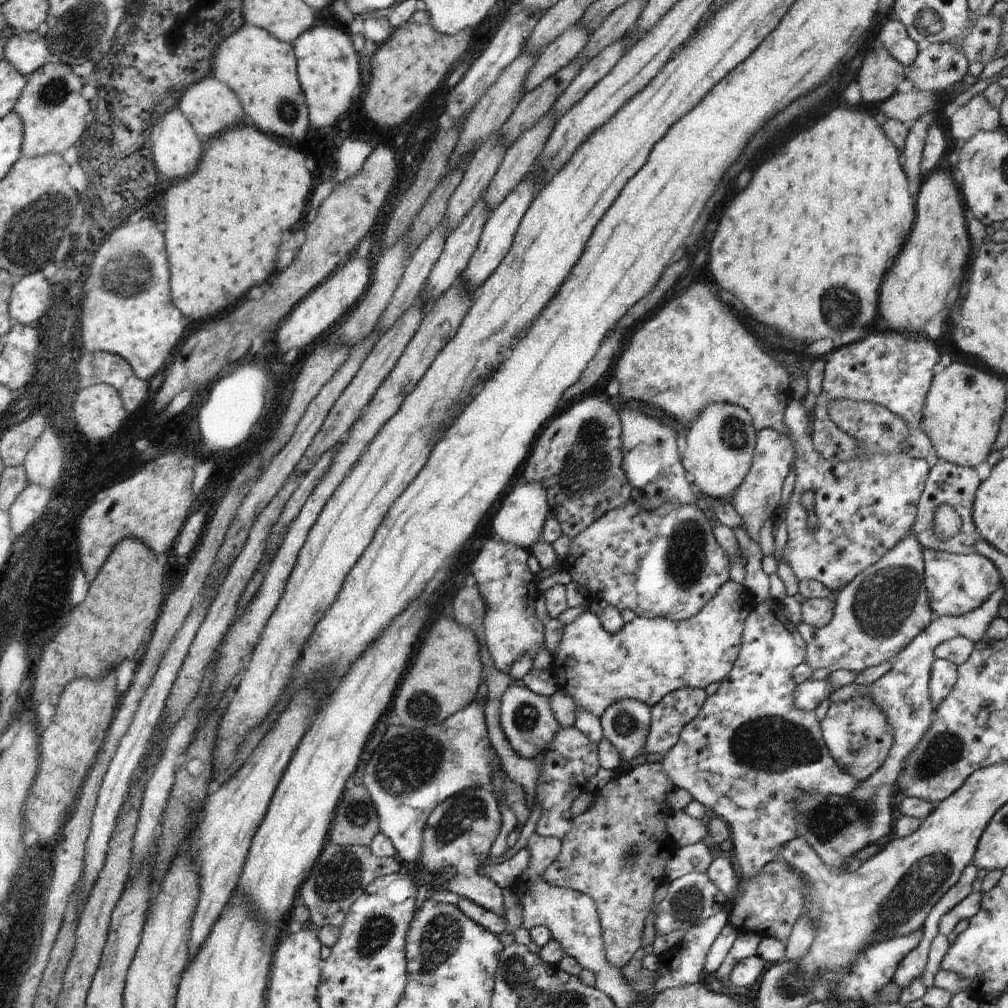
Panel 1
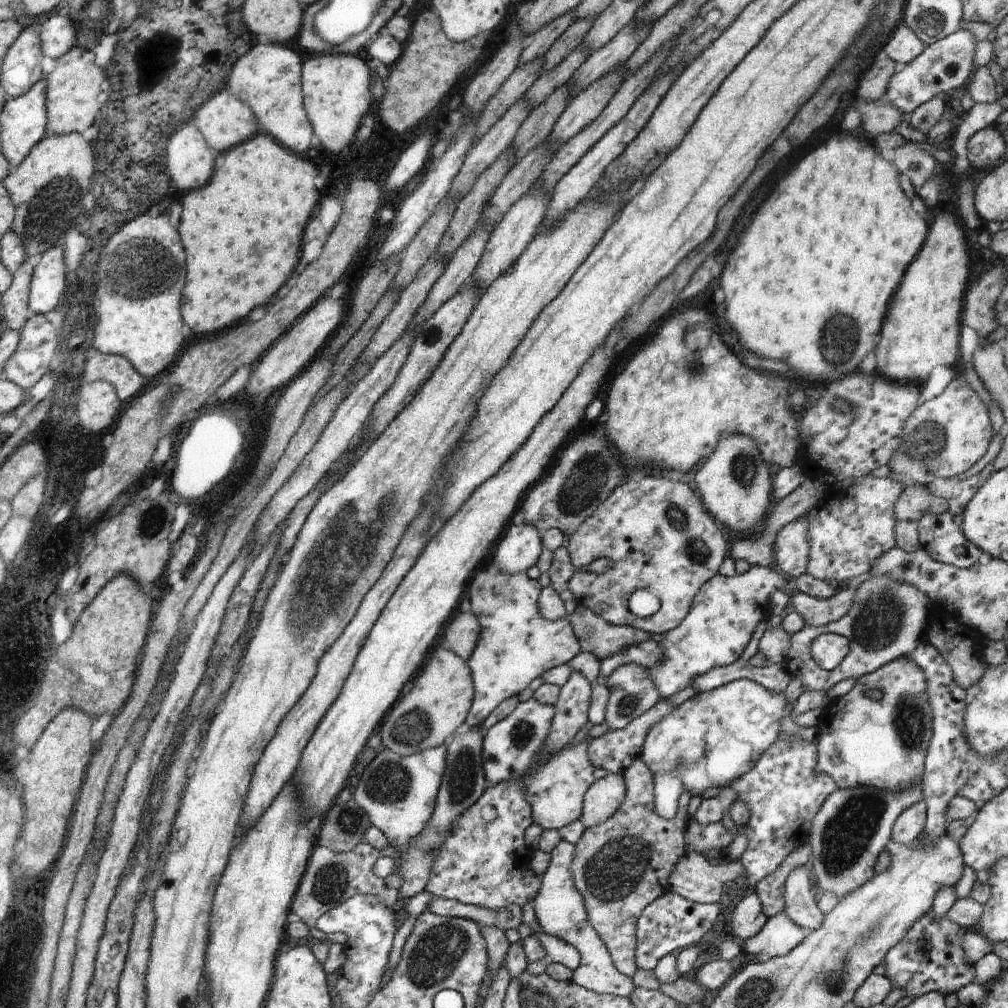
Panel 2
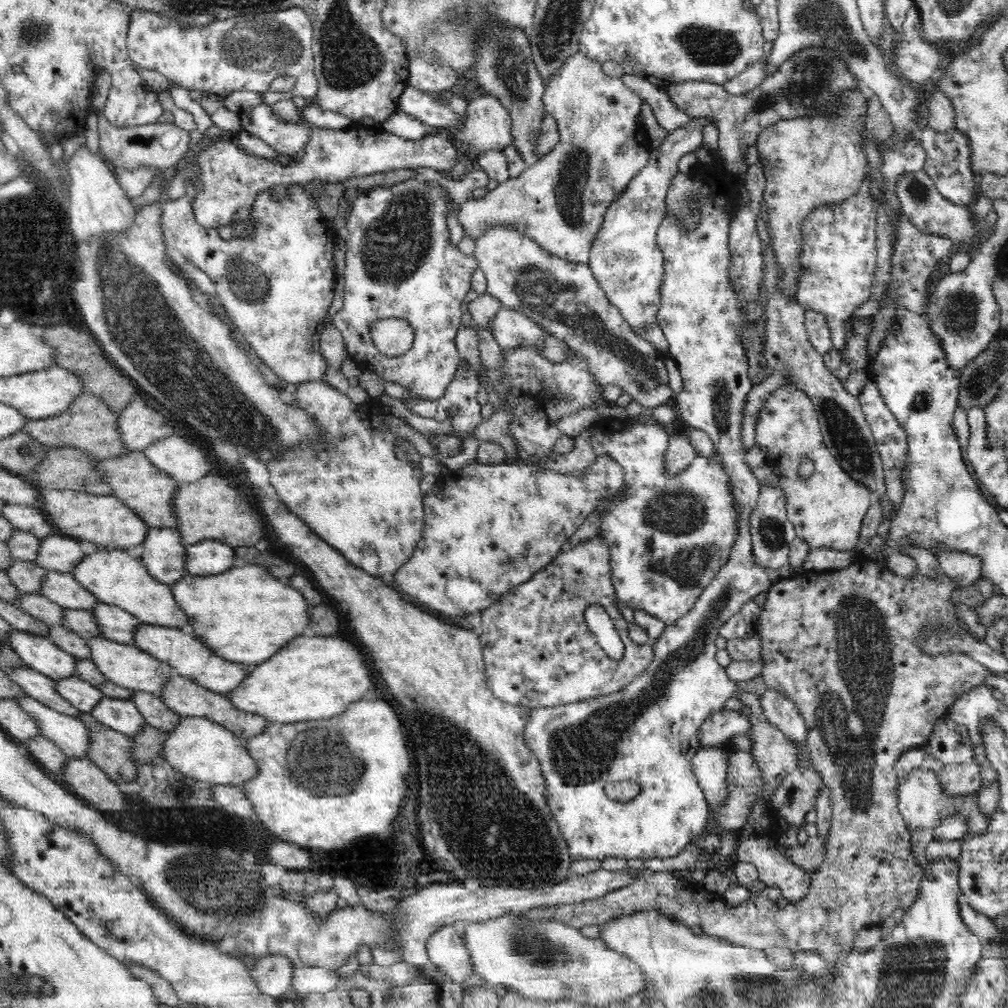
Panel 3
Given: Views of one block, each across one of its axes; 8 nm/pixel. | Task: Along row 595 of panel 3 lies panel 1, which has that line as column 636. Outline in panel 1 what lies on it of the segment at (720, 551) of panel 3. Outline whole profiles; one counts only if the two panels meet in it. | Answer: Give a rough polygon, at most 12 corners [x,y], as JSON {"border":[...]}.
{"border":[[730,580],[689,620],[564,626],[576,712],[722,683],[755,602]]}

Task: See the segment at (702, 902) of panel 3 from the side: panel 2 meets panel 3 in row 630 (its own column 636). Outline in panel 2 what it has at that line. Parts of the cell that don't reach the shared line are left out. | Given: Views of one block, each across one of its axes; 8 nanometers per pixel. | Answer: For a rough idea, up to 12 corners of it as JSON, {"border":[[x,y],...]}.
{"border":[[635,758],[625,799],[585,829],[571,873],[590,924],[632,979],[637,920],[688,851],[692,796],[655,811]]}

